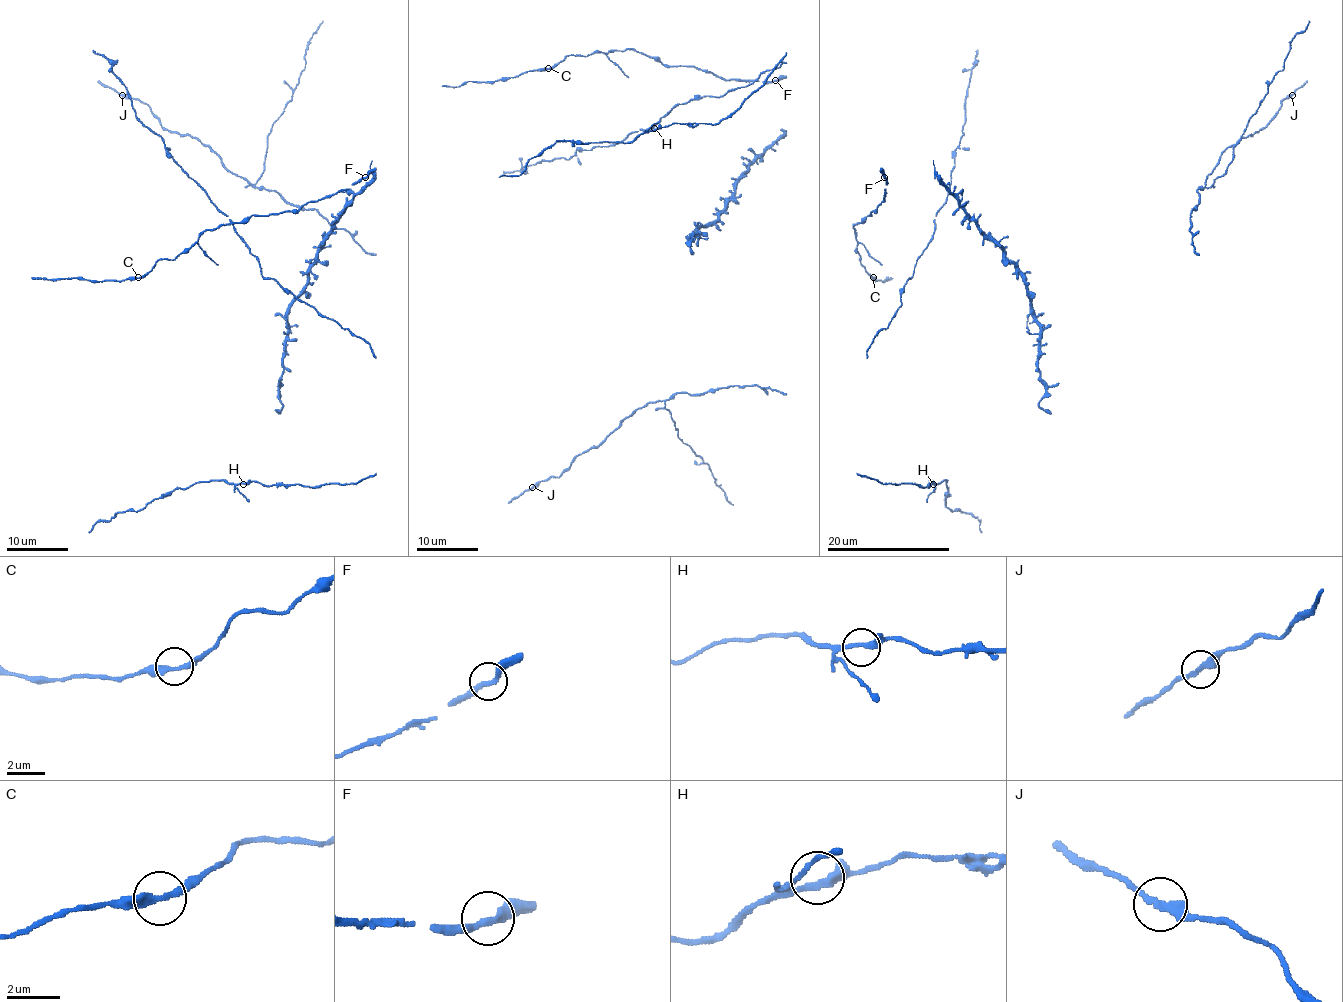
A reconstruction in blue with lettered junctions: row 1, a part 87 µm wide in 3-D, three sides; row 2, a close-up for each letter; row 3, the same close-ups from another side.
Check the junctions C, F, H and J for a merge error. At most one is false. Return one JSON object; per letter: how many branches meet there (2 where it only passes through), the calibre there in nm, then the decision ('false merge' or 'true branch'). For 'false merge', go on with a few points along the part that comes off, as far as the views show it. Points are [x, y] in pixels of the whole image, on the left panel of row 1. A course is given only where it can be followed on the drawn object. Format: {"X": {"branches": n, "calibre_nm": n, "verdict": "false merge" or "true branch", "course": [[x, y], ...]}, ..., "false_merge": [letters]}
{"C": {"branches": 2, "calibre_nm": 280, "verdict": "true branch"}, "F": {"branches": 2, "calibre_nm": 280, "verdict": "true branch"}, "H": {"branches": 2, "calibre_nm": 300, "verdict": "true branch"}, "J": {"branches": 2, "calibre_nm": 320, "verdict": "true branch"}, "false_merge": []}

